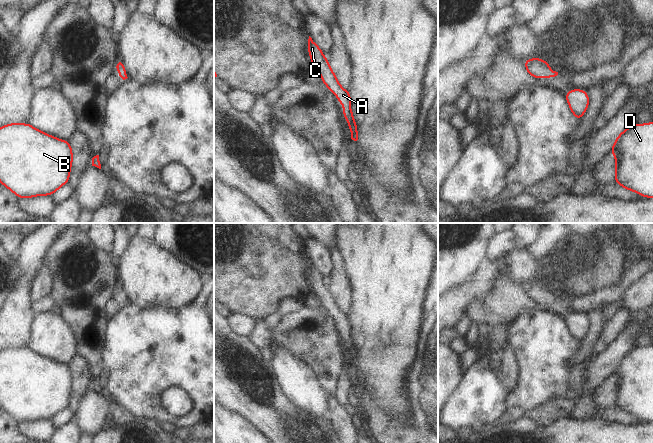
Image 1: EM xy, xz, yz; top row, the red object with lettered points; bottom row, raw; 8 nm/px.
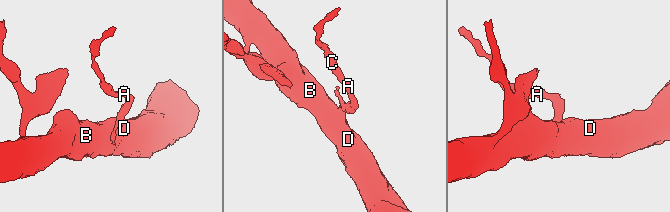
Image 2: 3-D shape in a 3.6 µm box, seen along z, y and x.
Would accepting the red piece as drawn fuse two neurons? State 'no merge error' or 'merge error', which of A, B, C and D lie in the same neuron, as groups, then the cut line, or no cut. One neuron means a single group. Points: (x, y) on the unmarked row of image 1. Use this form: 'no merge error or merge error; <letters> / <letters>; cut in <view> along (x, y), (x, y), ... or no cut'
no merge error; A B C D; no cut

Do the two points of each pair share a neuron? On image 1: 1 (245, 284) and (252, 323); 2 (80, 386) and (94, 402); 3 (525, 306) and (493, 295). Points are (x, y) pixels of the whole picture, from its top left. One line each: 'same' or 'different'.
1: different
2: different
3: same

